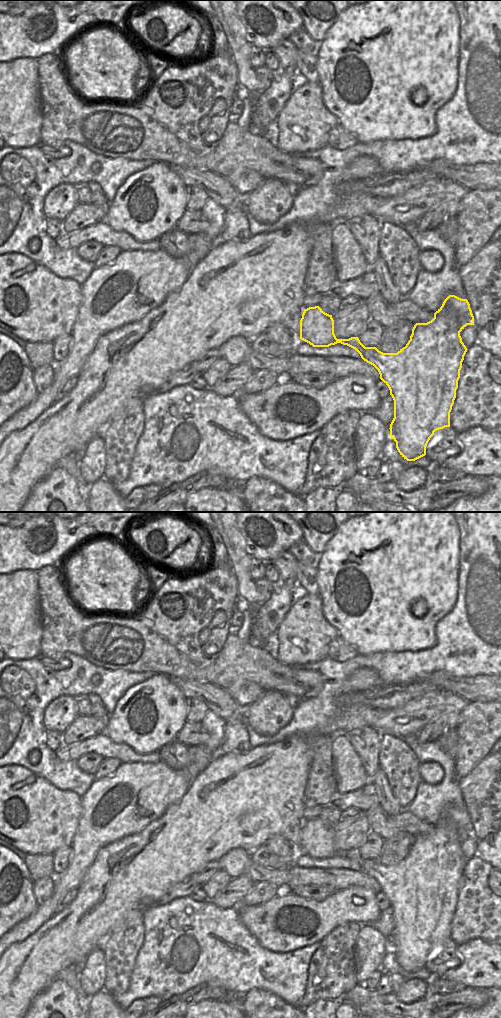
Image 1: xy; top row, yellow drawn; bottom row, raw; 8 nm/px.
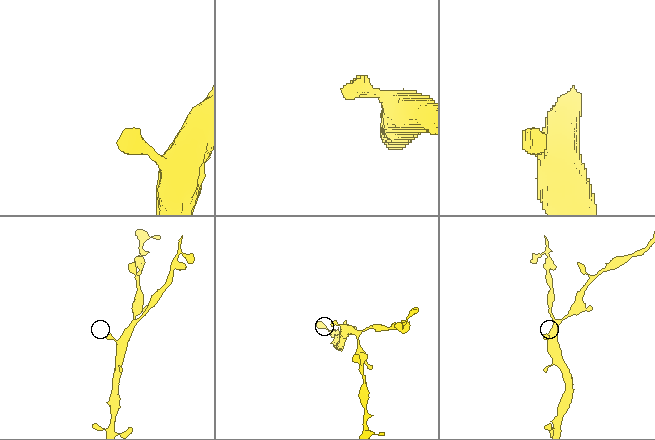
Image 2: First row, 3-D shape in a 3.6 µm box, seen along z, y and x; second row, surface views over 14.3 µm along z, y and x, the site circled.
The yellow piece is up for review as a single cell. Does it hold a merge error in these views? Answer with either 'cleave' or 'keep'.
keep

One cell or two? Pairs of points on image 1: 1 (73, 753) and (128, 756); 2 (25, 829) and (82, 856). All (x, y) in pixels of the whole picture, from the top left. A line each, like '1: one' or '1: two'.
1: one
2: two

